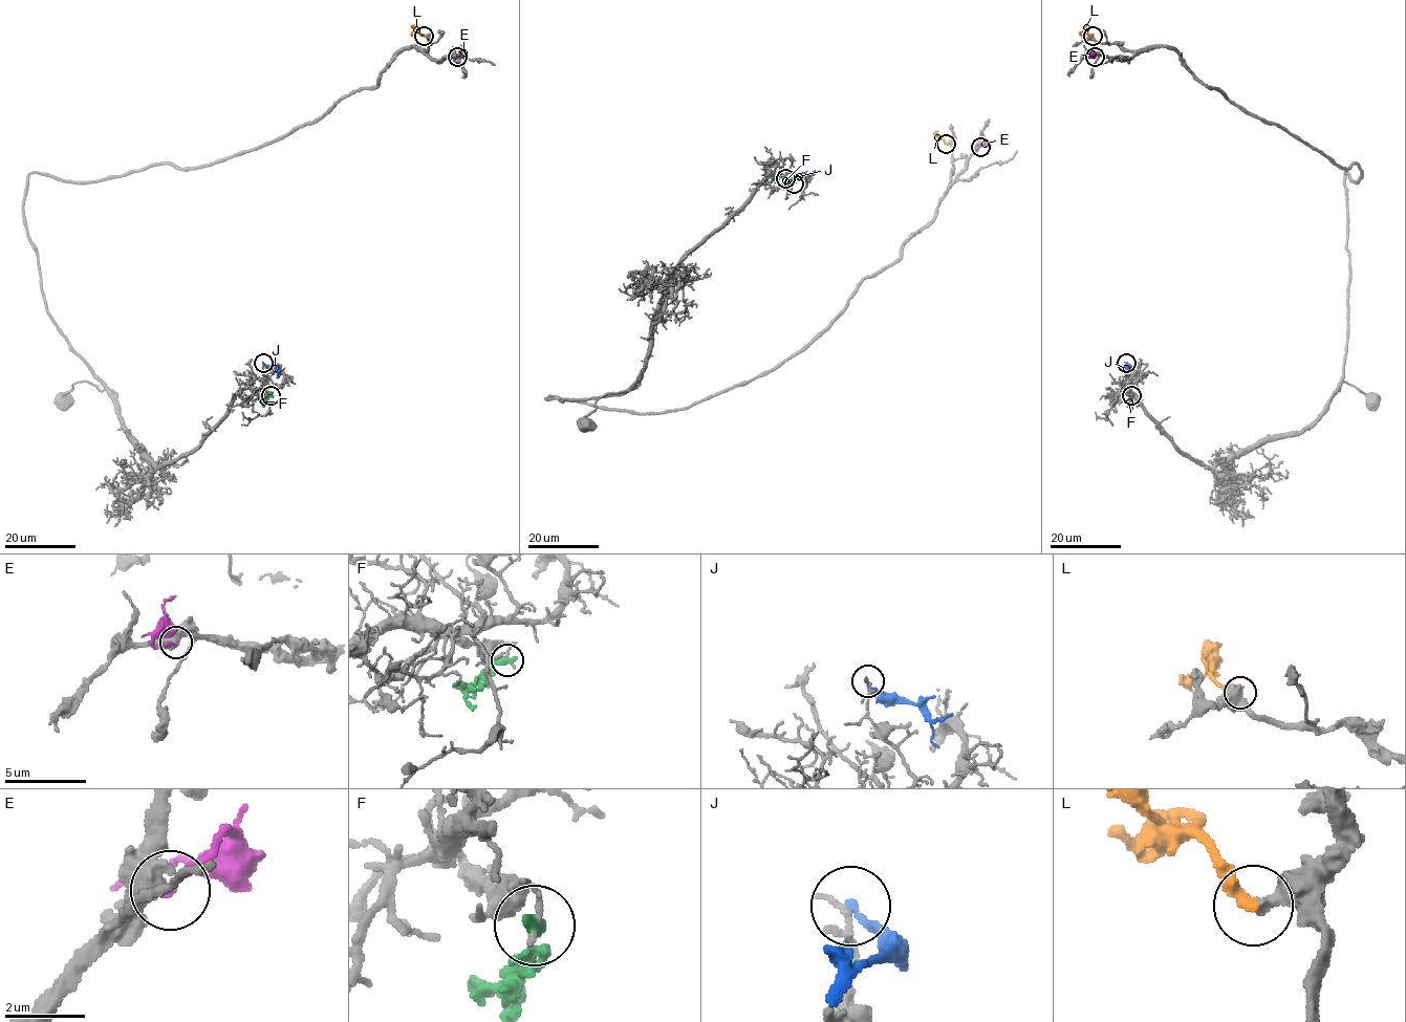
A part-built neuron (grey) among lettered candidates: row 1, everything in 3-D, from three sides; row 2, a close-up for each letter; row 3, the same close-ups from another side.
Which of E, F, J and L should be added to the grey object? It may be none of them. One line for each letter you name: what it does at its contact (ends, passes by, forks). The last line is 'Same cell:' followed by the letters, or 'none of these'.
L: It ends there
Same cell: L

